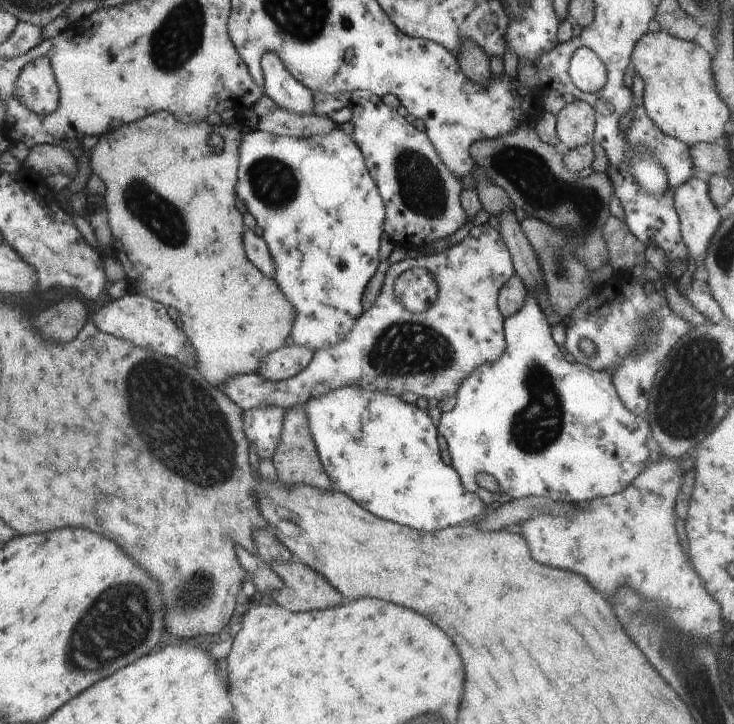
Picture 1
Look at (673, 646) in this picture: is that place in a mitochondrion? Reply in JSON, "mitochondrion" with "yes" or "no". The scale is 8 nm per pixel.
{"mitochondrion":"yes"}

